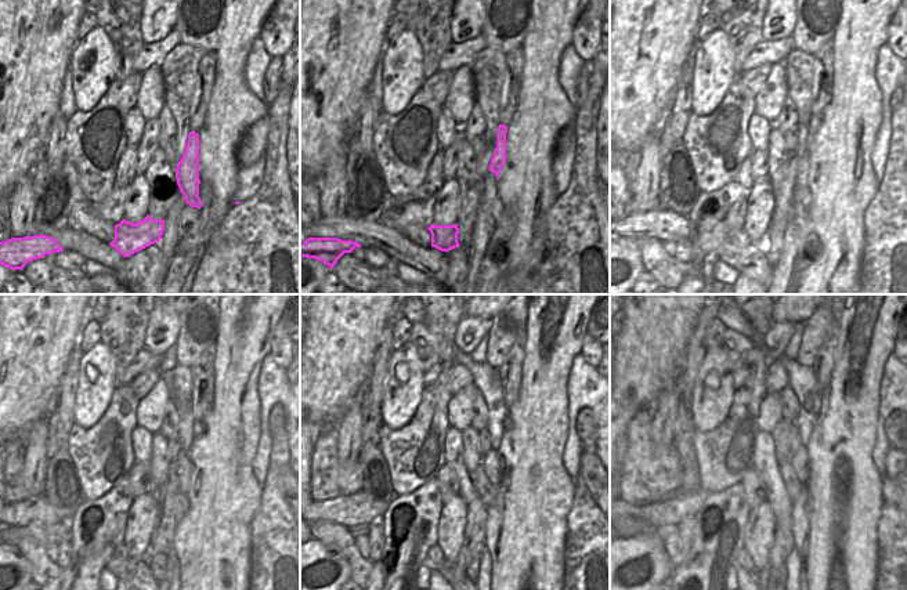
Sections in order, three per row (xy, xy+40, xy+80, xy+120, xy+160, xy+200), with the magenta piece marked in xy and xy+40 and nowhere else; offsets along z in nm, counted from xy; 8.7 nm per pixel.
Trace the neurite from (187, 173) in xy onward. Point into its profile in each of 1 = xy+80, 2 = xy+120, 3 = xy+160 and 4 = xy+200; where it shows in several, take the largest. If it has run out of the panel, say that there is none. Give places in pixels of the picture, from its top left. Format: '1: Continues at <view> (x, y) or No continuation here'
1: Continues at xy+80 (812, 127)
2: Continues at xy+120 (188, 429)
3: Continues at xy+160 (498, 422)
4: Continues at xy+200 (806, 420).

